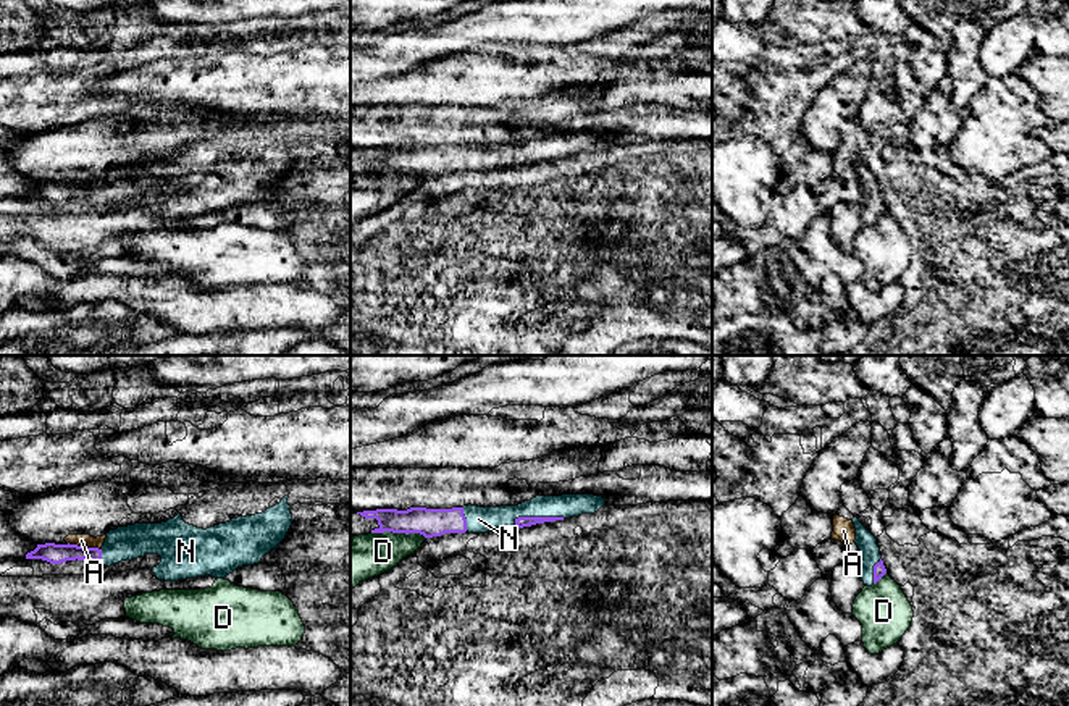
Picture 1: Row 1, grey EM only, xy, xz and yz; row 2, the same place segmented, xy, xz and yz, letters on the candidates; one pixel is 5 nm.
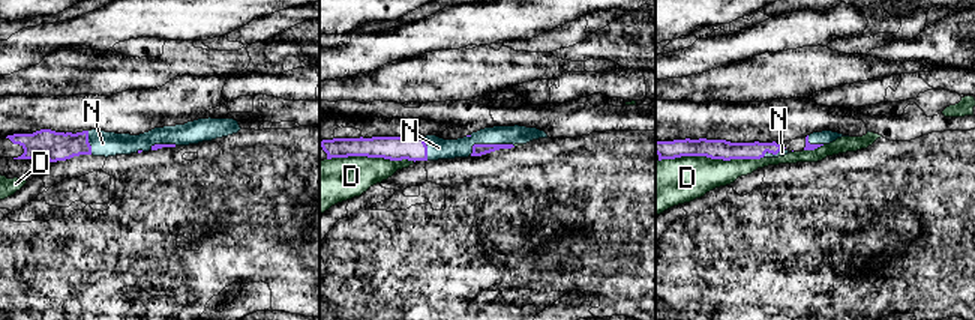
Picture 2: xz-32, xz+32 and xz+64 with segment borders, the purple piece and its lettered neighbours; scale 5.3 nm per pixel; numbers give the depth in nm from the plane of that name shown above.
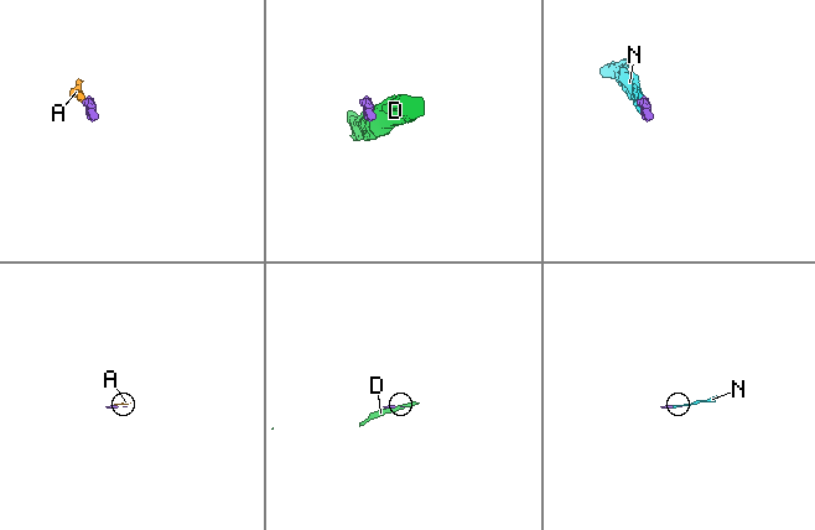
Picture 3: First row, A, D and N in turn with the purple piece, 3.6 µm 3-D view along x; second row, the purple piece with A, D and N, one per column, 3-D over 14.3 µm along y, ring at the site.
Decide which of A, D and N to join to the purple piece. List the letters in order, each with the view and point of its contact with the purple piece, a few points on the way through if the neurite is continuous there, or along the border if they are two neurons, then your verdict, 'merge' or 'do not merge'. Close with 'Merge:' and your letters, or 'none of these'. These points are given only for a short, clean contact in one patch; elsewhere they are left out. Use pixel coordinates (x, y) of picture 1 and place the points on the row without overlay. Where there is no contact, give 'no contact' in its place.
A: xy (84, 184) | along xy (68, 180), (100, 188) | do not merge
D: xz (399, 170) | do not merge
N: xz (536, 155) | merge
Merge: N

